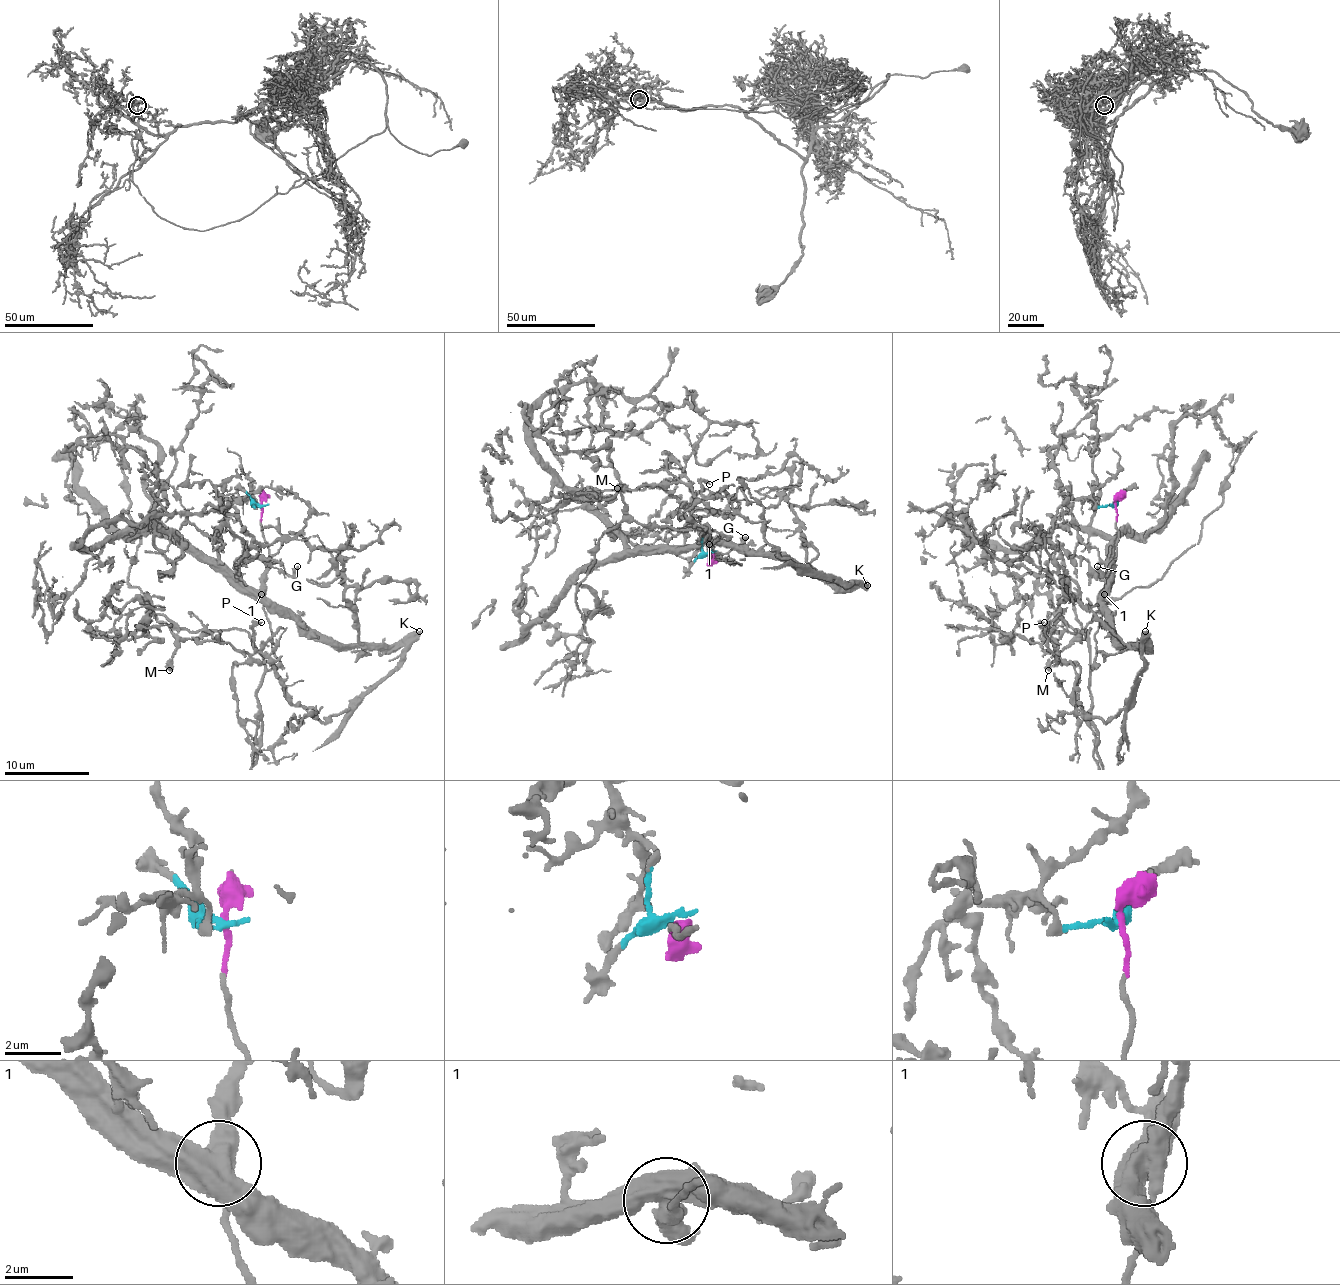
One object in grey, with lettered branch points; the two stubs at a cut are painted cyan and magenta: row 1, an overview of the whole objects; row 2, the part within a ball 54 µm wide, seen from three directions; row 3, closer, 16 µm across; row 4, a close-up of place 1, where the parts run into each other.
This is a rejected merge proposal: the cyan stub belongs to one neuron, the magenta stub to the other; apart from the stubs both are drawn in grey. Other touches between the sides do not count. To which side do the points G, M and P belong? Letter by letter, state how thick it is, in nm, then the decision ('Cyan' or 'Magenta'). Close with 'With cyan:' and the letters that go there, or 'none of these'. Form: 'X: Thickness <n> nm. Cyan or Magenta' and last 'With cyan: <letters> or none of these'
G: Thickness 380 nm. Magenta
M: Thickness 500 nm. Magenta
P: Thickness 280 nm. Cyan
With cyan: P

